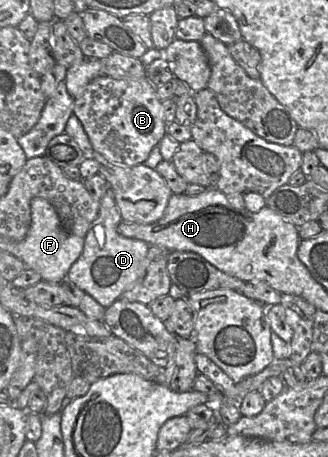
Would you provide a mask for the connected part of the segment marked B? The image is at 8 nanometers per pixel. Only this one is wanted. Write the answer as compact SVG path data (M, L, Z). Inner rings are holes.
M101 75L94 78L81 96L75 98L74 112L89 137L92 149L107 160L120 165L144 163L152 148L159 144L167 133L167 122L163 118L161 101L157 98L156 88L147 77L141 79L121 78Z

